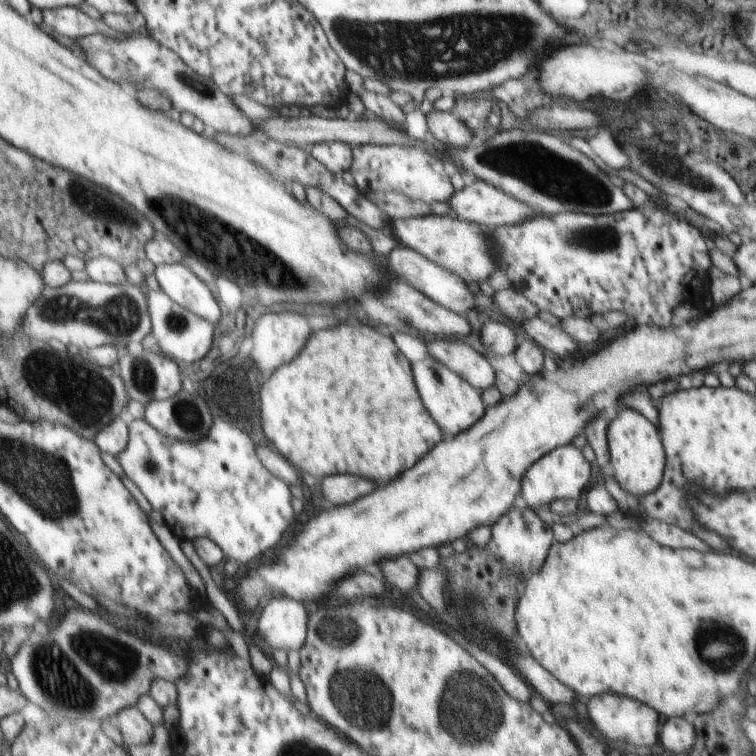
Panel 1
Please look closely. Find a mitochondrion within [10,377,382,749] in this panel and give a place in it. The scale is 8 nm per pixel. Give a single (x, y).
(71, 677)

